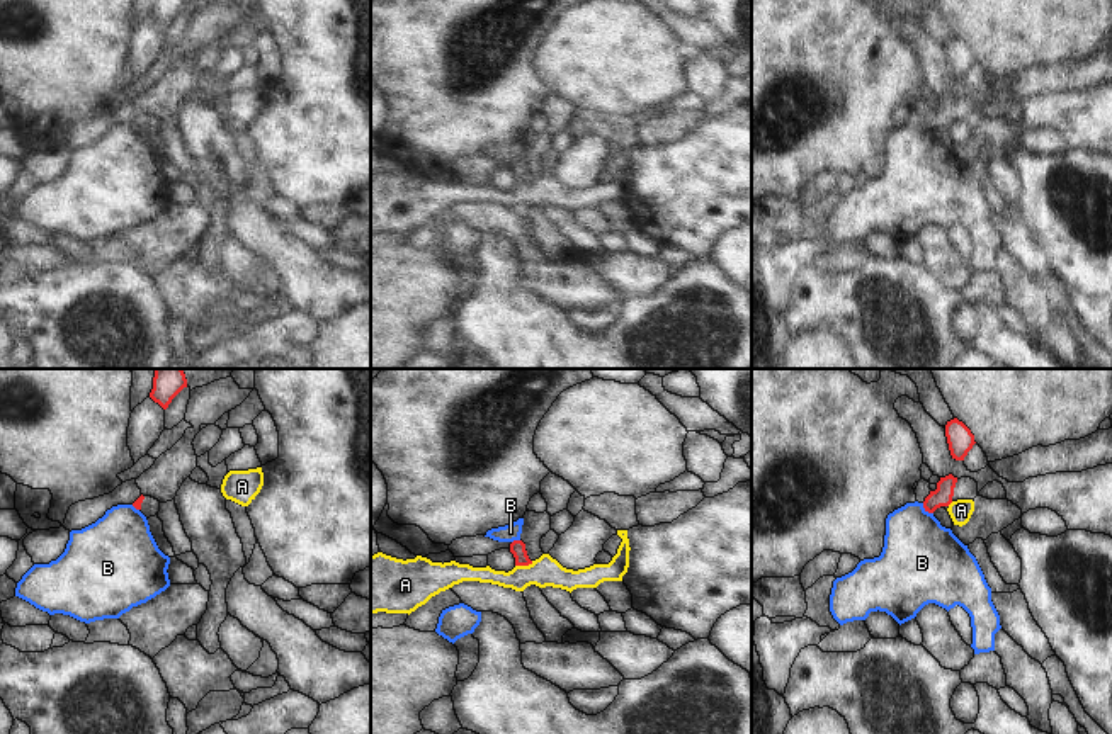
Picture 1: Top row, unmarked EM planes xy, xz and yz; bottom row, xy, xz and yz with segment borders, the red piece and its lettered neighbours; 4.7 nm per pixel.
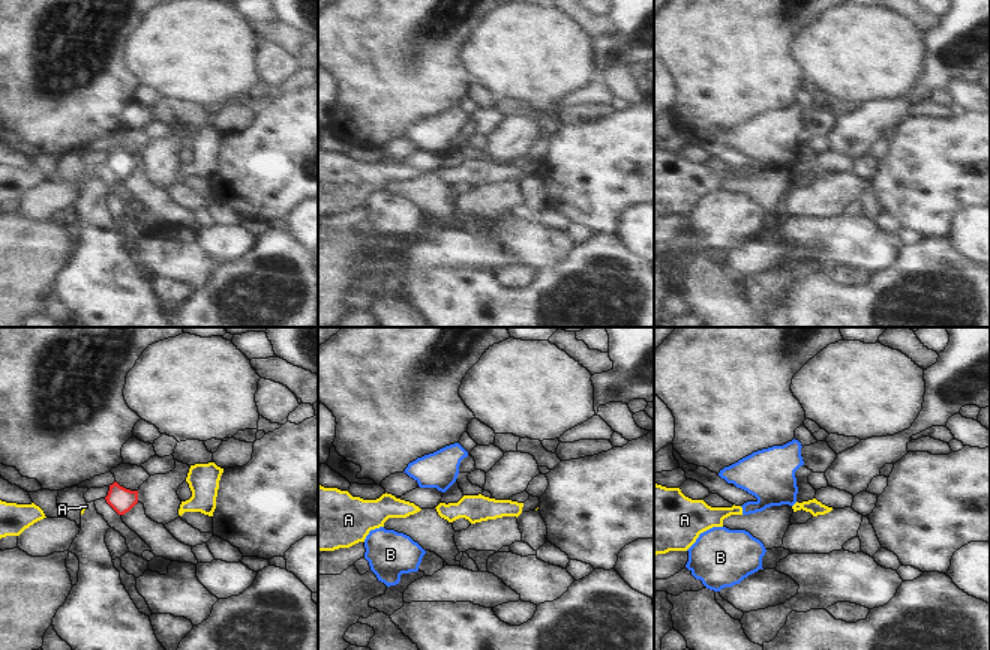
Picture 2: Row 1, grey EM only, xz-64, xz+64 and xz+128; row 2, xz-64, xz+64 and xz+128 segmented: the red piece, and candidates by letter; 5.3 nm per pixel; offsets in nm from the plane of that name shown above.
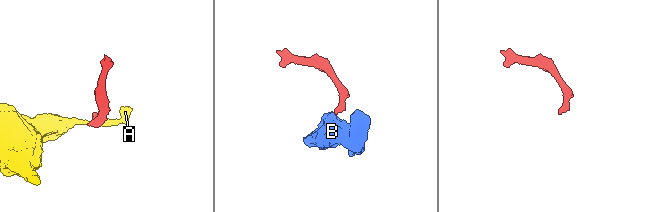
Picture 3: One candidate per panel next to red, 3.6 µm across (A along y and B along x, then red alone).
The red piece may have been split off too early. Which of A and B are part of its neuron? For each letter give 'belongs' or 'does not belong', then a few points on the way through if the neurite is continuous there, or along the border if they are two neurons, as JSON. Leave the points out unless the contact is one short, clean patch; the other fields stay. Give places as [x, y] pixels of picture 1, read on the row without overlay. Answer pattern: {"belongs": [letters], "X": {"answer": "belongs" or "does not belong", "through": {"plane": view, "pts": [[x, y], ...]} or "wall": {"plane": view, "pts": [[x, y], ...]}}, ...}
{"belongs": [], "A": {"answer": "does not belong", "wall": {"plane": "xz", "pts": [[533, 180], [516, 186]]}}, "B": {"answer": "does not belong", "wall": {"plane": "yz", "pts": [[922, 123], [932, 133]]}}}

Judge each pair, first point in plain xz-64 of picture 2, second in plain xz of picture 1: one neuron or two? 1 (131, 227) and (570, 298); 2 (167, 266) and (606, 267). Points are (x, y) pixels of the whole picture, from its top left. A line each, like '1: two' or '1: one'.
1: two
2: two

